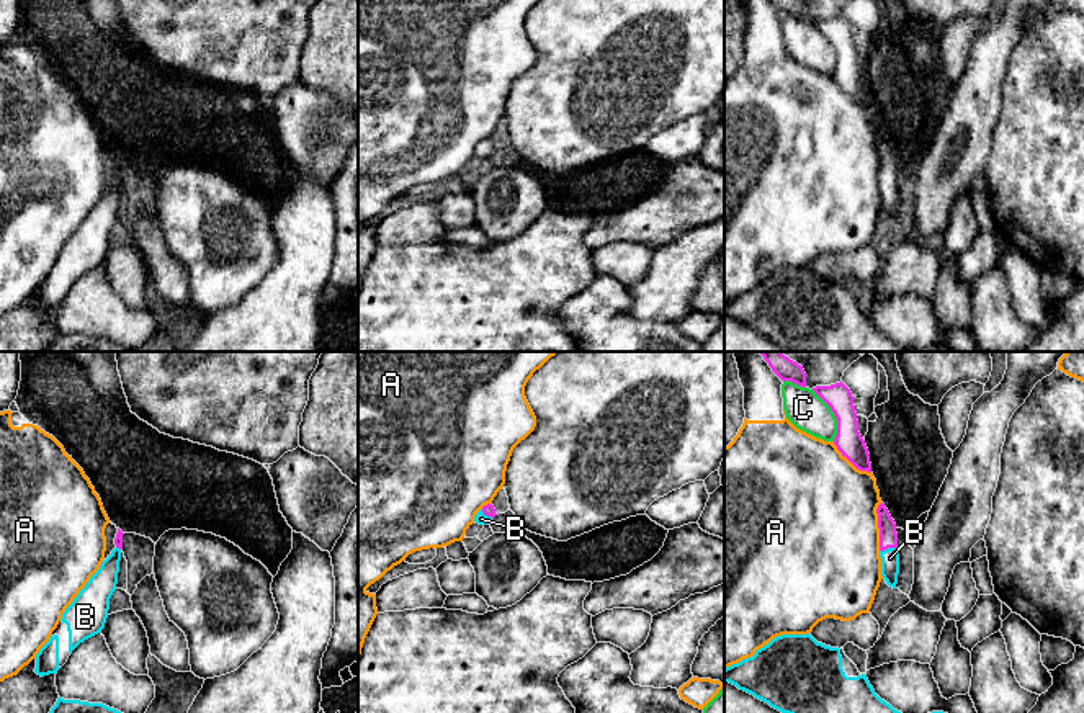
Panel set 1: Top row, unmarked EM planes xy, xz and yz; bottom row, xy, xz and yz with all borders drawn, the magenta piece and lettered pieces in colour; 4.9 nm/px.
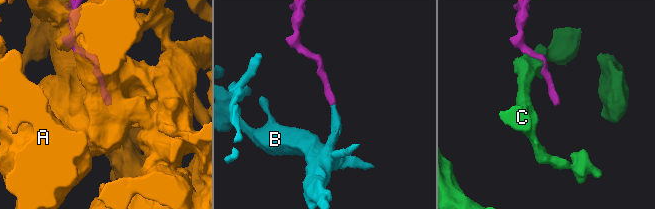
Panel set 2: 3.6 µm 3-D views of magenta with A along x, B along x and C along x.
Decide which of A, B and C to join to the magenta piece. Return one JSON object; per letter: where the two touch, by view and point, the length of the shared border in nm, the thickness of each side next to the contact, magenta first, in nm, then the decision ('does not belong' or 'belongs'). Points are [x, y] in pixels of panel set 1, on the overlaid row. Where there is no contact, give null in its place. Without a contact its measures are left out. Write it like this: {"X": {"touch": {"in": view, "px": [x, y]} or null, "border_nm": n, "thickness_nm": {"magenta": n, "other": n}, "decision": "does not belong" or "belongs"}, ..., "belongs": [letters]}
{"A": {"touch": {"in": "yz", "px": [878, 527]}, "border_nm": 240, "thickness_nm": {"magenta": 100, "other": 500}, "decision": "does not belong"}, "B": {"touch": {"in": "yz", "px": [888, 547]}, "border_nm": 90, "thickness_nm": {"magenta": 100, "other": 100}, "decision": "belongs"}, "C": {"touch": {"in": "yz", "px": [834, 414]}, "border_nm": 280, "thickness_nm": {"magenta": 140, "other": 190}, "decision": "does not belong"}, "belongs": ["B"]}

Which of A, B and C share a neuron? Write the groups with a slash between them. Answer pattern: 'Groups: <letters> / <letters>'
Groups: A / B / C

